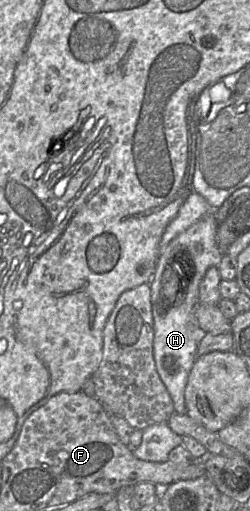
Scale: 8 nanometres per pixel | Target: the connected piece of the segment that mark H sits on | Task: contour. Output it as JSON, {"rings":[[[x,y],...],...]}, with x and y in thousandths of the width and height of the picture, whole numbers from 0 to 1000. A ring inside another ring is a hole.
{"rings":[[[836,415],[836,417],[832,417],[832,419],[824,419],[824,421],[820,421],[820,423],[816,423],[816,425],[808,425],[808,427],[804,427],[804,429],[796,429],[796,431],[792,431],[792,432],[788,432],[788,434],[780,434],[780,436],[776,436],[776,438],[772,438],[772,440],[764,440],[764,442],[760,442],[760,444],[756,444],[756,446],[752,446],[752,448],[744,448],[744,450],[740,450],[740,452],[732,452],[732,454],[728,454],[728,456],[720,456],[720,458],[716,458],[716,460],[712,460],[712,462],[704,462],[704,464],[700,464],[700,466],[696,466],[696,468],[688,468],[688,470],[684,470],[684,472],[680,472],[680,474],[676,474],[676,477],[672,477],[672,479],[668,479],[668,483],[664,483],[664,485],[660,485],[660,487],[656,487],[656,489],[652,489],[652,491],[648,491],[648,493],[644,493],[644,495],[640,495],[640,499],[636,499],[636,505],[632,505],[632,513],[628,513],[628,519],[624,519],[624,526],[620,526],[620,532],[616,532],[616,536],[612,536],[612,542],[608,542],[608,544],[604,544],[604,548],[600,548],[600,552],[596,552],[596,558],[600,558],[600,569],[604,569],[604,597],[608,597],[608,614],[612,614],[612,632],[616,632],[616,665],[612,665],[612,691],[616,691],[616,705],[620,705],[620,712],[624,712],[624,718],[628,718],[628,726],[632,726],[632,732],[636,732],[636,736],[640,736],[640,740],[644,740],[644,744],[648,744],[648,746],[652,746],[652,750],[656,750],[656,753],[660,753],[660,755],[664,755],[664,761],[668,761],[668,765],[672,765],[672,767],[676,767],[676,771],[680,771],[680,775],[684,775],[684,781],[688,781],[688,785],[692,785],[692,793],[696,793],[696,802],[700,802],[700,806],[704,806],[704,808],[712,808],[712,810],[744,810],[744,795],[740,795],[740,757],[744,757],[744,751],[748,751],[748,746],[752,746],[752,736],[756,736],[756,730],[760,730],[760,726],[764,726],[764,720],[768,720],[768,716],[772,716],[772,712],[776,712],[776,708],[780,708],[780,705],[784,705],[784,703],[788,703],[788,681],[792,681],[792,673],[796,673],[796,669],[800,669],[800,667],[804,667],[804,663],[808,663],[808,661],[812,661],[812,659],[816,659],[816,654],[824,654],[824,652],[820,652],[820,650],[816,650],[816,648],[812,648],[812,646],[808,646],[808,644],[804,644],[804,642],[800,642],[800,640],[796,640],[796,634],[792,634],[792,630],[788,630],[788,628],[784,628],[784,622],[780,622],[780,613],[776,613],[776,607],[780,607],[780,601],[784,601],[784,597],[788,597],[788,593],[796,593],[796,591],[800,591],[800,589],[796,589],[796,560],[800,560],[800,554],[804,554],[804,550],[808,550],[808,548],[812,548],[812,544],[816,544],[816,540],[820,540],[820,534],[824,534],[824,530],[828,530],[828,528],[832,528],[832,526],[836,526],[836,524],[840,524],[840,523],[876,523],[876,517],[880,517],[880,513],[884,513],[884,511],[888,511],[888,505],[892,505],[892,501],[896,501],[896,497],[892,497],[892,495],[888,495],[888,493],[884,493],[884,491],[880,491],[880,489],[876,489],[876,487],[872,487],[872,483],[868,483],[868,477],[864,477],[864,450],[868,450],[868,434],[864,434],[864,427],[860,427],[860,421],[856,421],[856,415]],[[780,477],[804,477],[804,479],[808,479],[808,491],[780,491],[780,487],[776,487],[776,479],[780,479]],[[736,491],[744,491],[744,499],[748,499],[748,495],[752,495],[752,499],[756,499],[756,503],[760,503],[760,505],[764,505],[764,507],[768,507],[768,511],[772,511],[772,534],[768,534],[768,544],[760,544],[760,550],[756,550],[756,552],[752,552],[752,554],[748,554],[748,564],[752,564],[752,566],[760,566],[760,577],[756,577],[756,581],[752,581],[752,583],[748,583],[748,589],[744,589],[744,591],[728,591],[728,589],[708,589],[708,587],[692,587],[692,560],[700,560],[700,558],[704,558],[704,560],[708,560],[708,562],[732,562],[732,560],[736,560],[736,562],[740,562],[740,560],[744,560],[744,526],[732,526],[732,515],[724,515],[724,497],[732,497],[732,493],[736,493]]]}

